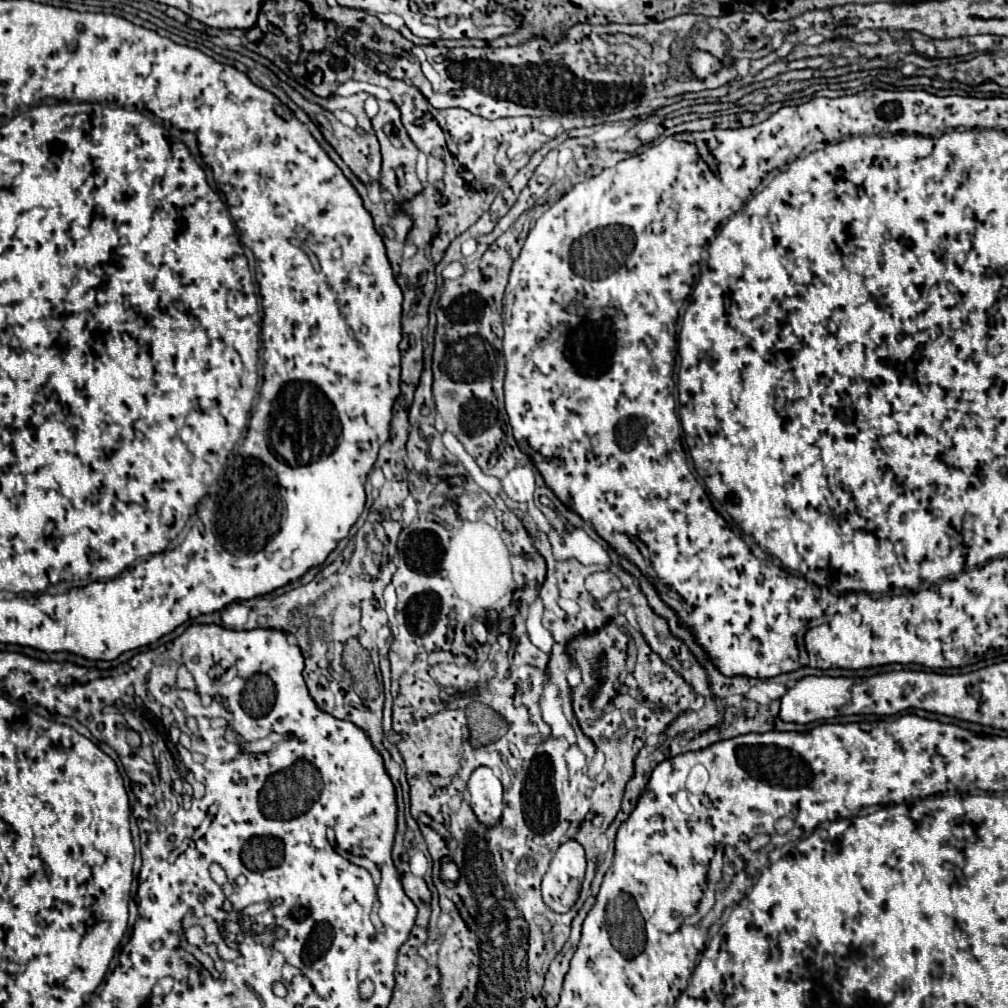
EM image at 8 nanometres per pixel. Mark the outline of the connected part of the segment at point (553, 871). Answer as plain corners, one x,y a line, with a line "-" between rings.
567,840
554,853
548,872
542,878
542,898
554,912
568,912
578,900
586,871
583,847

